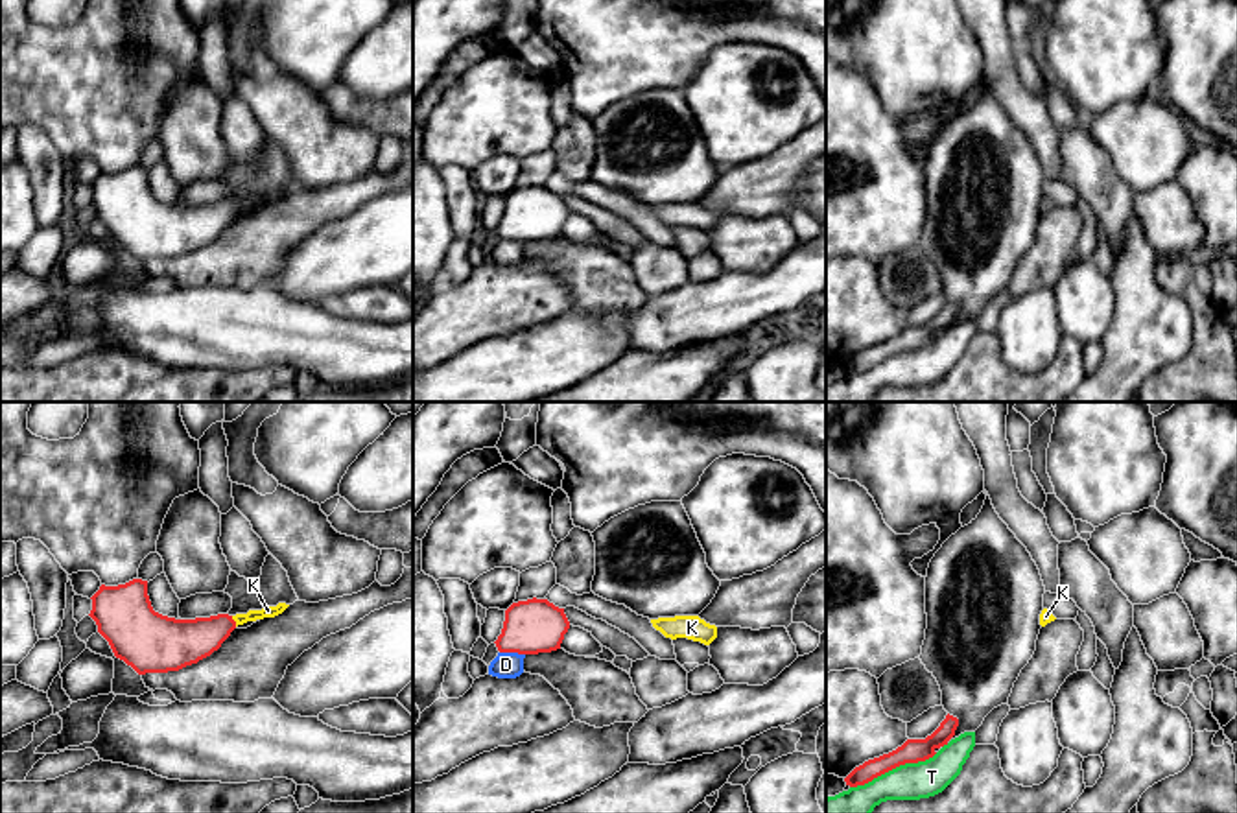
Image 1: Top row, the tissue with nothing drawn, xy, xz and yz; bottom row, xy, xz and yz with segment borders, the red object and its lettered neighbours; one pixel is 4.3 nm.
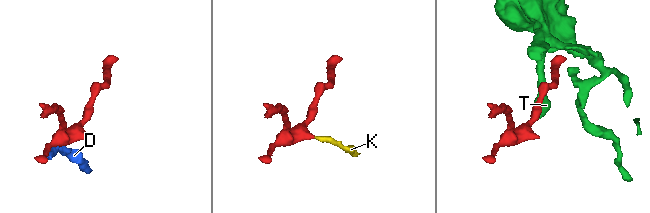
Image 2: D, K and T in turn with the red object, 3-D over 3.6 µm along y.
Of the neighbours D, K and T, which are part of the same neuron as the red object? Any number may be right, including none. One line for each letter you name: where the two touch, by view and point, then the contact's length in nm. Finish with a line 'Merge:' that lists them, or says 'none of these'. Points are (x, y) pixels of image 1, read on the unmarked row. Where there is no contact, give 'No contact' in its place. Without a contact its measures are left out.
K: Touches red at xy (235, 209). Shared border 50 nm
Merge: K

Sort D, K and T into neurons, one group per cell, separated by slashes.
D / K / T

